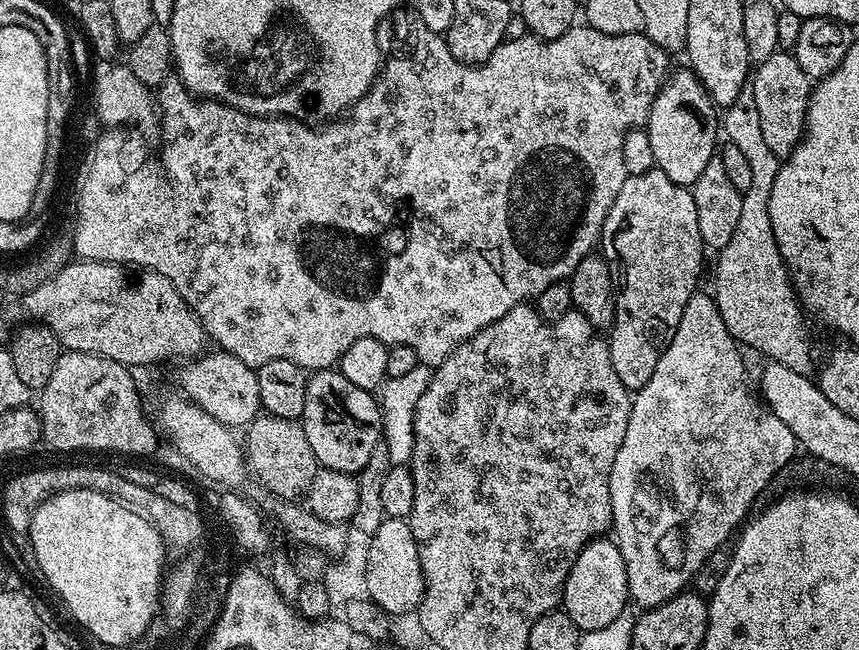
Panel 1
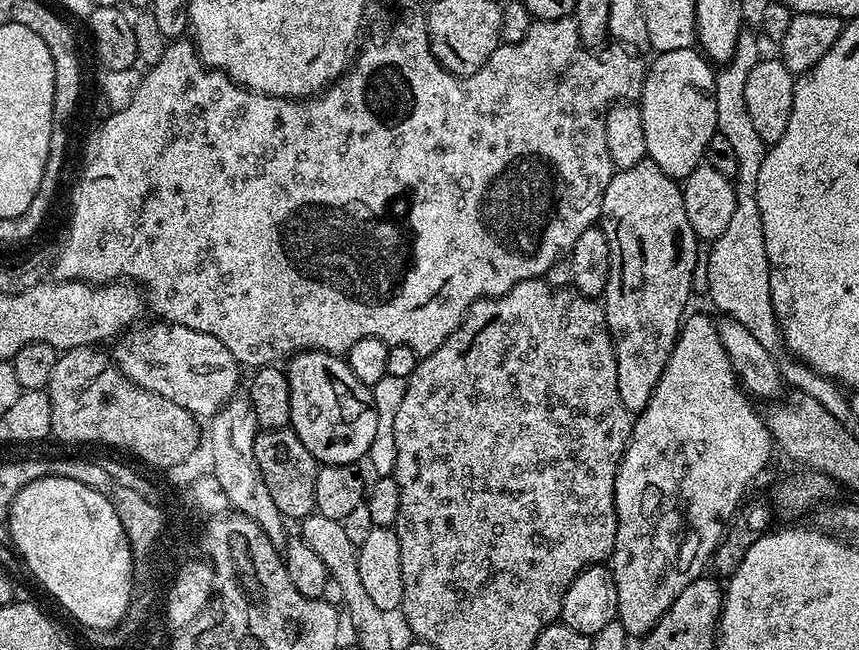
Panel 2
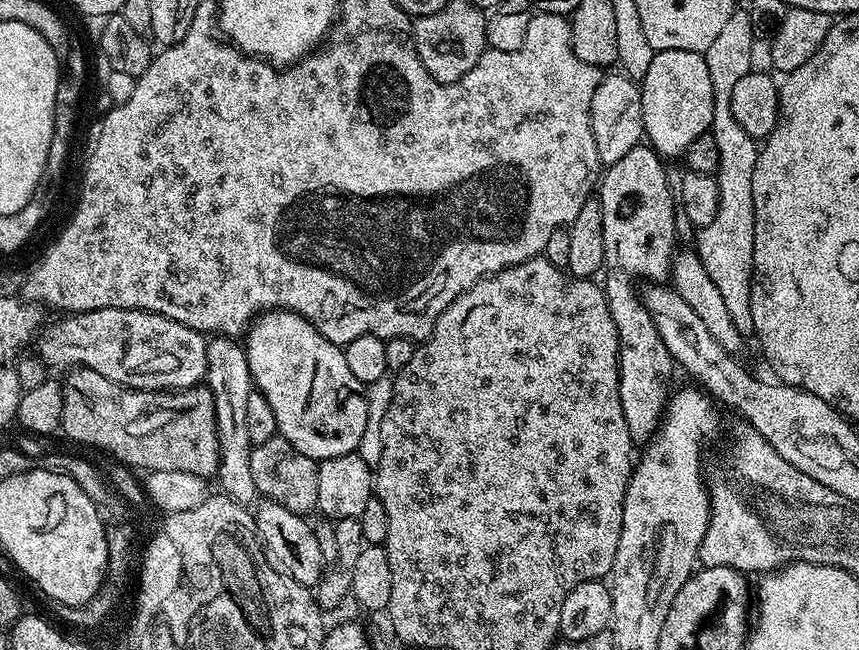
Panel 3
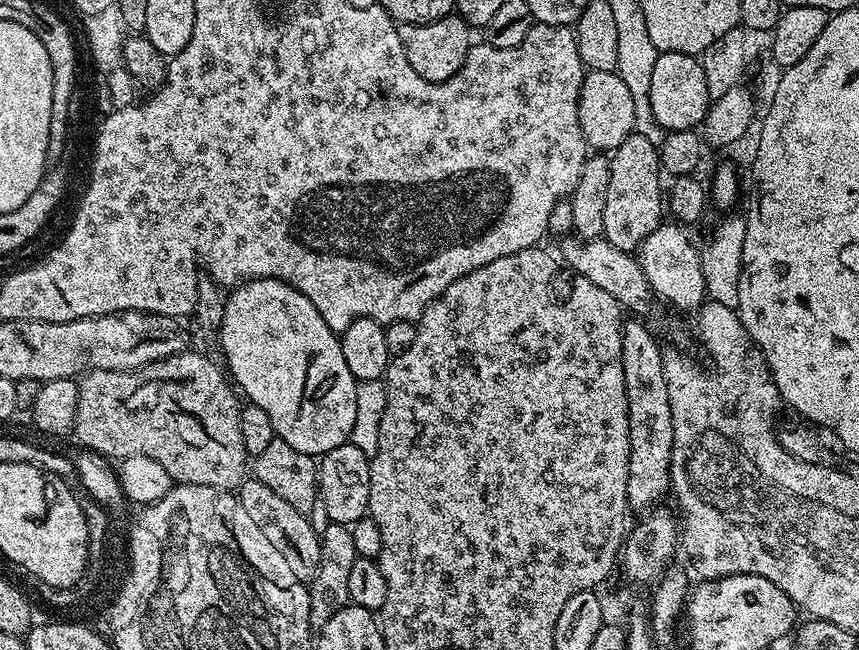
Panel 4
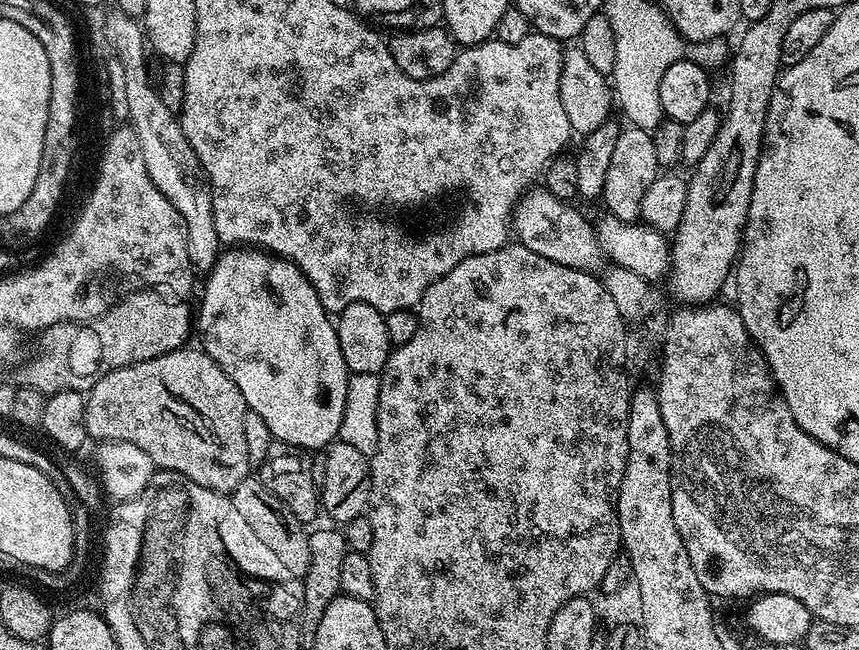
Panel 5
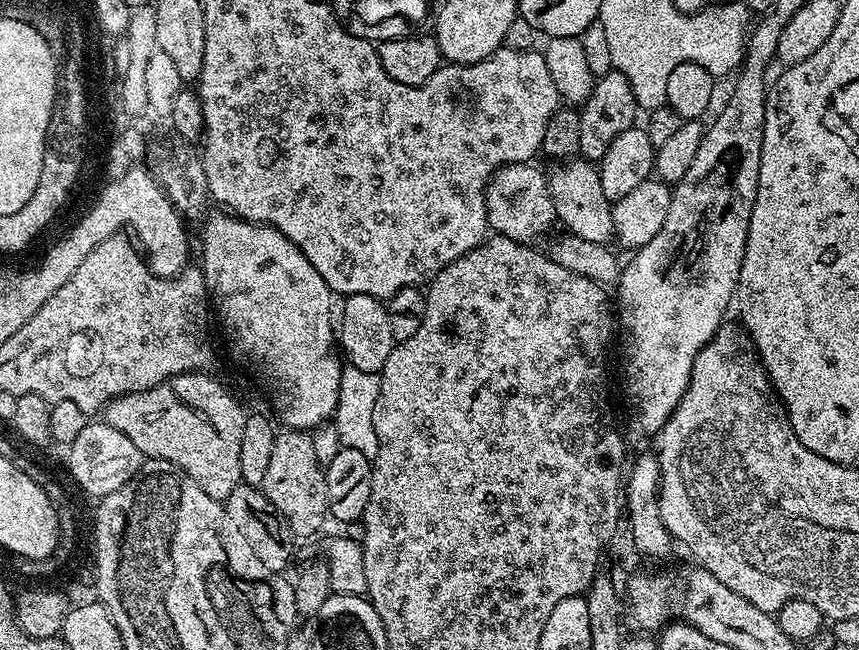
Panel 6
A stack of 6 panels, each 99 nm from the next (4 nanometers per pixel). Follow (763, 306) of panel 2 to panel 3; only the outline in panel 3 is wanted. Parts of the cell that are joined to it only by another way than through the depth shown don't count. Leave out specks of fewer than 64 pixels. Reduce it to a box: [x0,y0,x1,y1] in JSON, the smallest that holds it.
[694,10,758,338]

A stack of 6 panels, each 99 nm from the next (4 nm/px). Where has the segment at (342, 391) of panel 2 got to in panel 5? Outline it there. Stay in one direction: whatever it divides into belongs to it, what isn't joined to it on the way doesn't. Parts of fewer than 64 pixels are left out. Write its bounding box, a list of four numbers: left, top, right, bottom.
[198,246,350,450]

